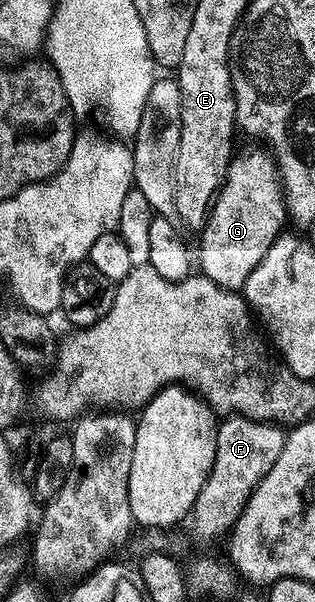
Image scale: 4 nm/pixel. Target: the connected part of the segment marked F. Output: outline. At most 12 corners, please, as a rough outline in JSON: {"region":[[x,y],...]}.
{"region":[[219,421],[214,466],[189,512],[194,539],[229,535],[278,462],[283,427]]}

